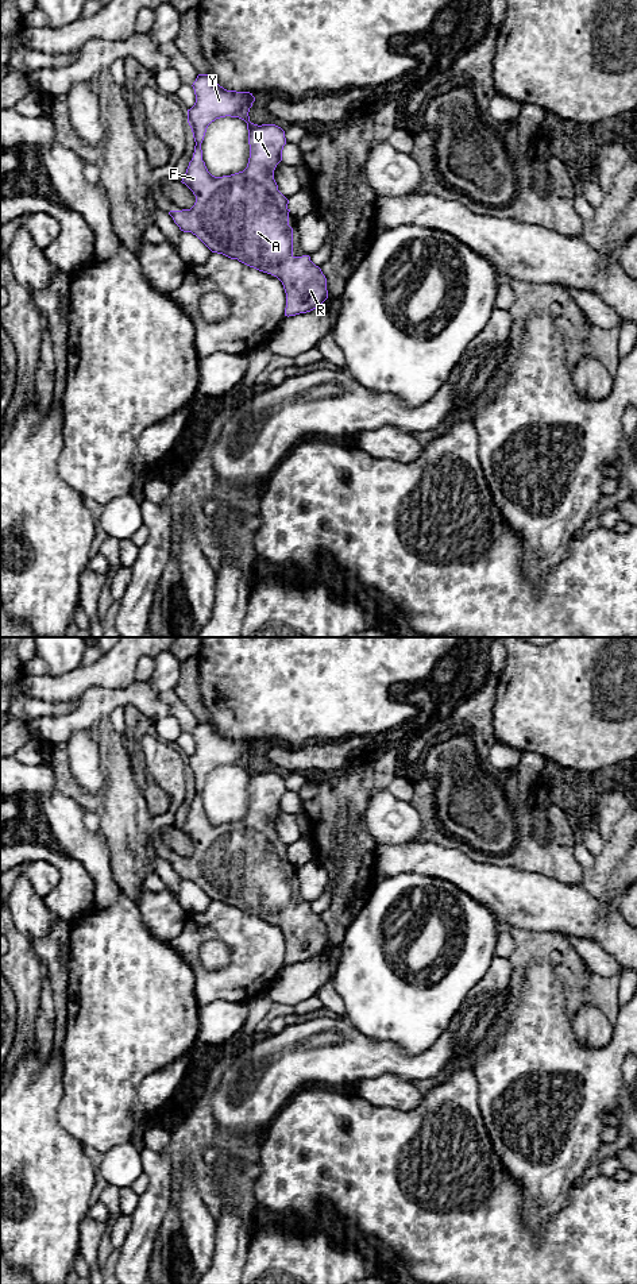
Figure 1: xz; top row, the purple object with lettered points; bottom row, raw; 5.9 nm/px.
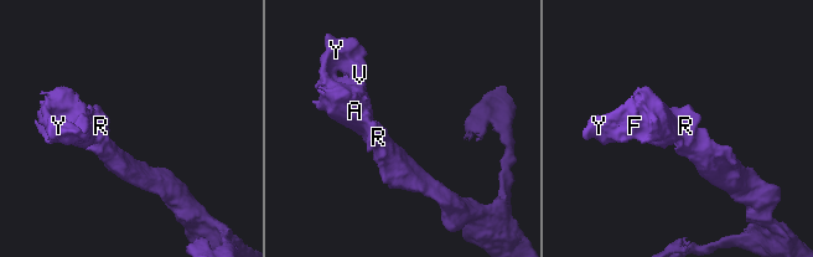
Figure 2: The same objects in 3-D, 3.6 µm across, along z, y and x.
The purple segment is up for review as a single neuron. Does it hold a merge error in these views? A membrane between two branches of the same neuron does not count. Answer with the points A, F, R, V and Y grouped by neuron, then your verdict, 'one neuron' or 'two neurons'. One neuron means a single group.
A F R V Y; one neuron

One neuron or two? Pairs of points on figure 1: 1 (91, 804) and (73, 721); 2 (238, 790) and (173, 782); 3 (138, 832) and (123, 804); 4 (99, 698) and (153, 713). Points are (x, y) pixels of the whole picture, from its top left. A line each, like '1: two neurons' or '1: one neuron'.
1: two neurons
2: two neurons
3: one neuron
4: one neuron

